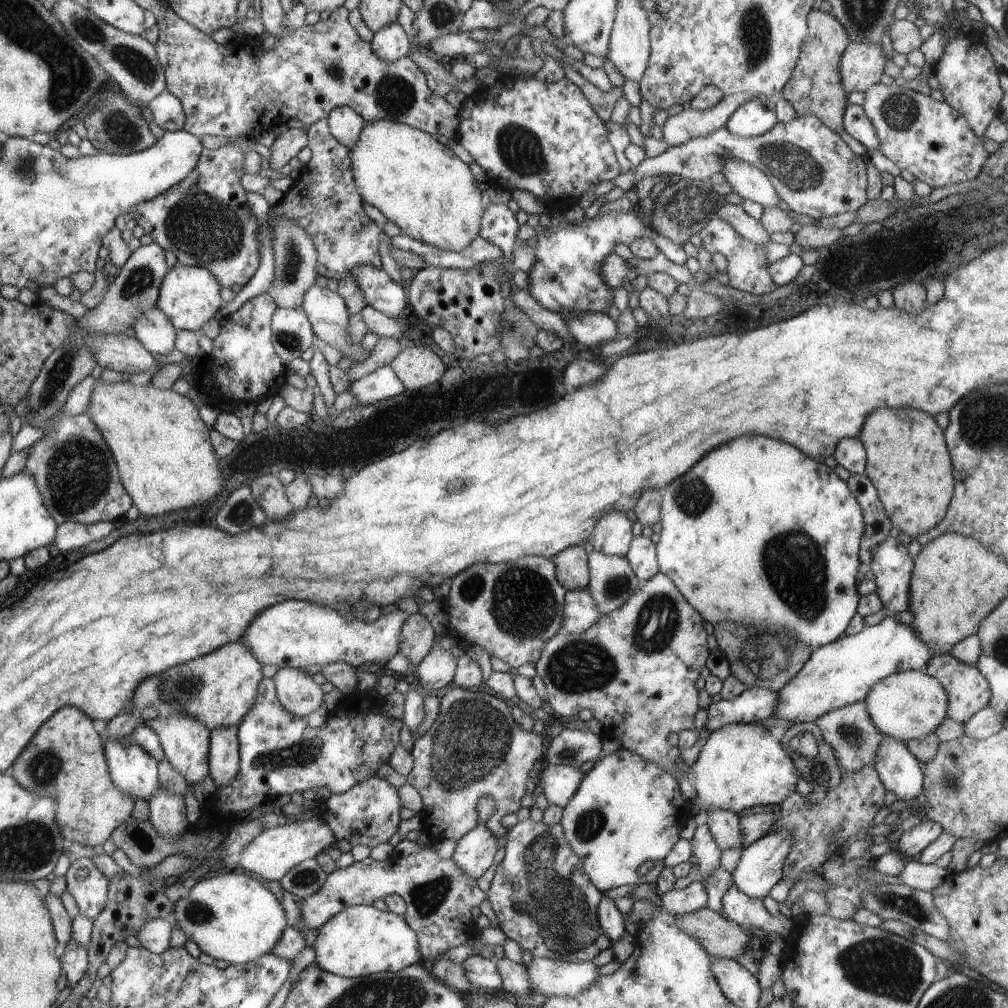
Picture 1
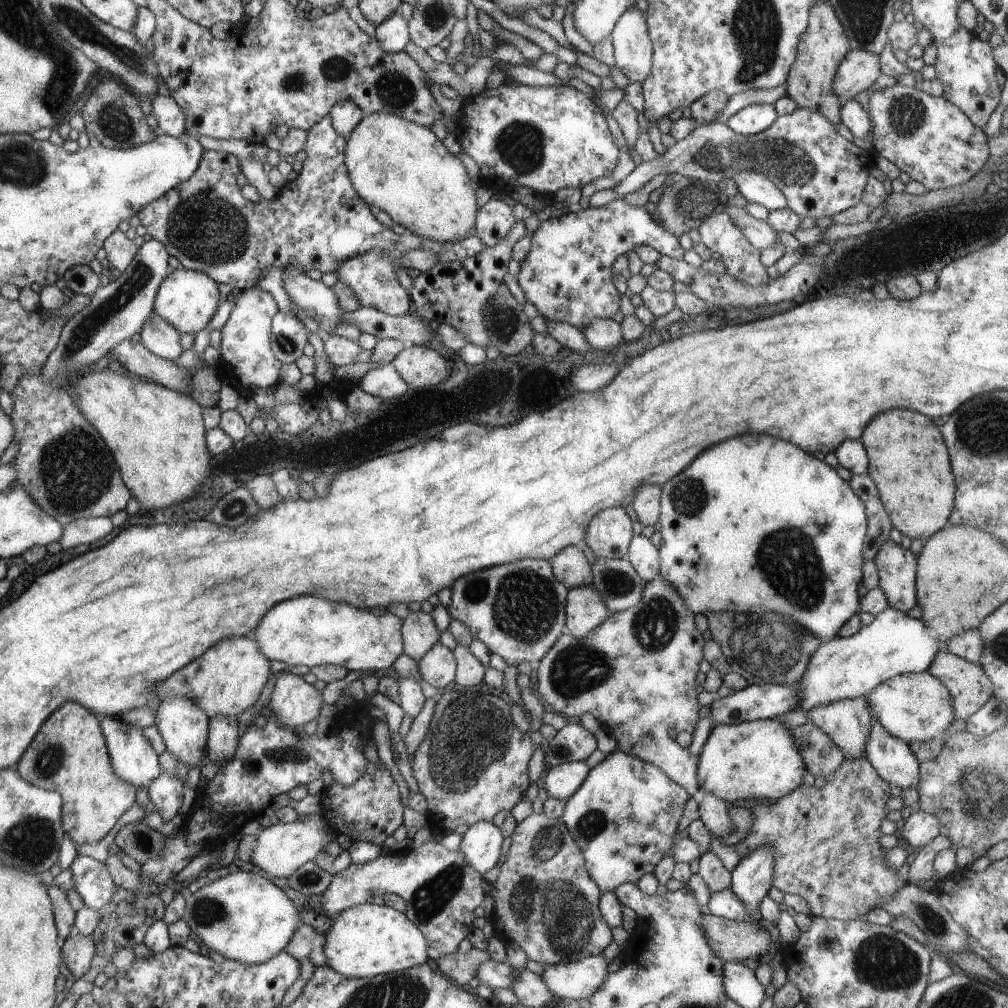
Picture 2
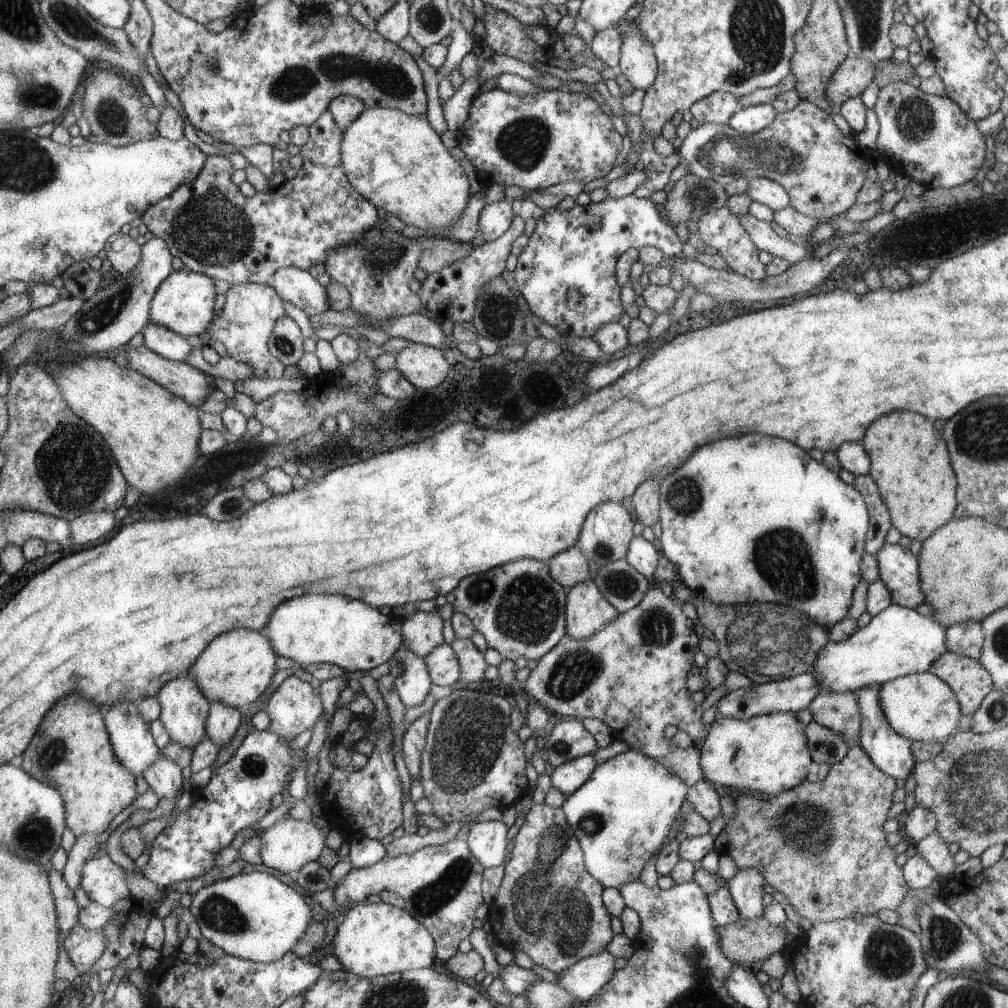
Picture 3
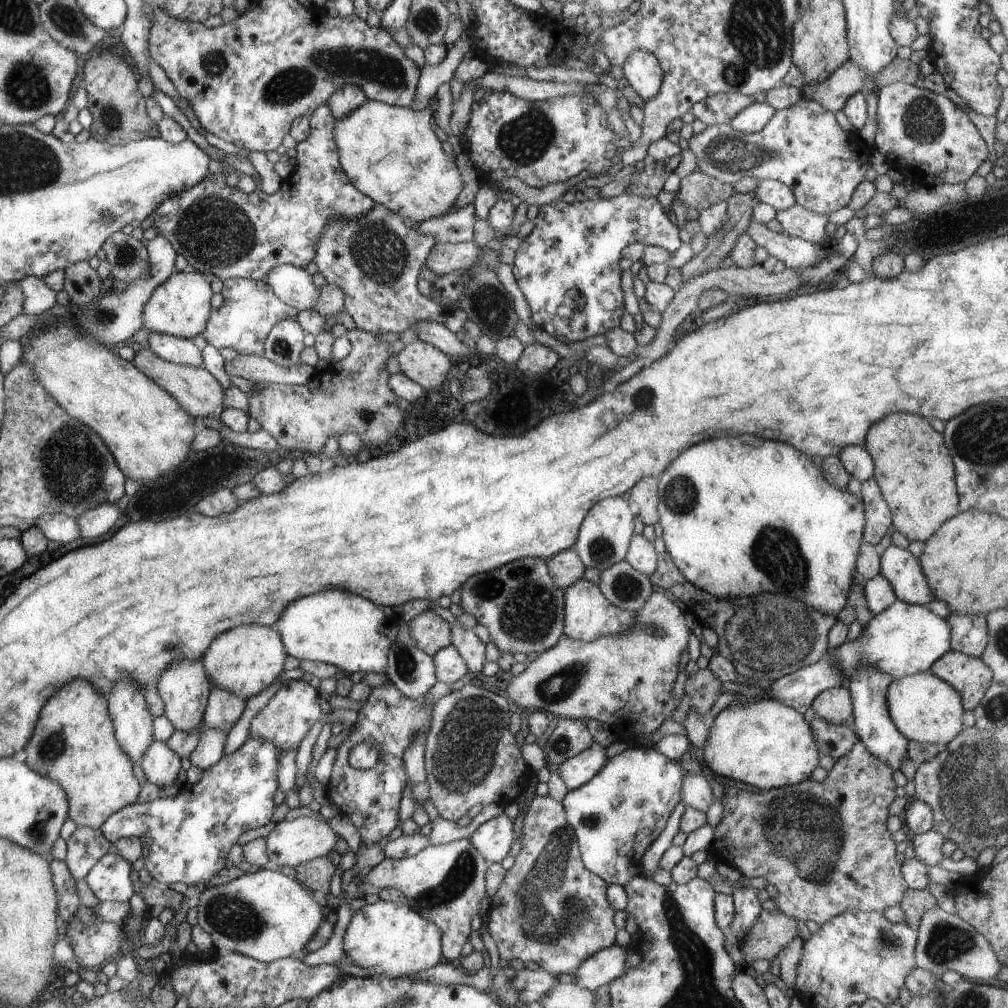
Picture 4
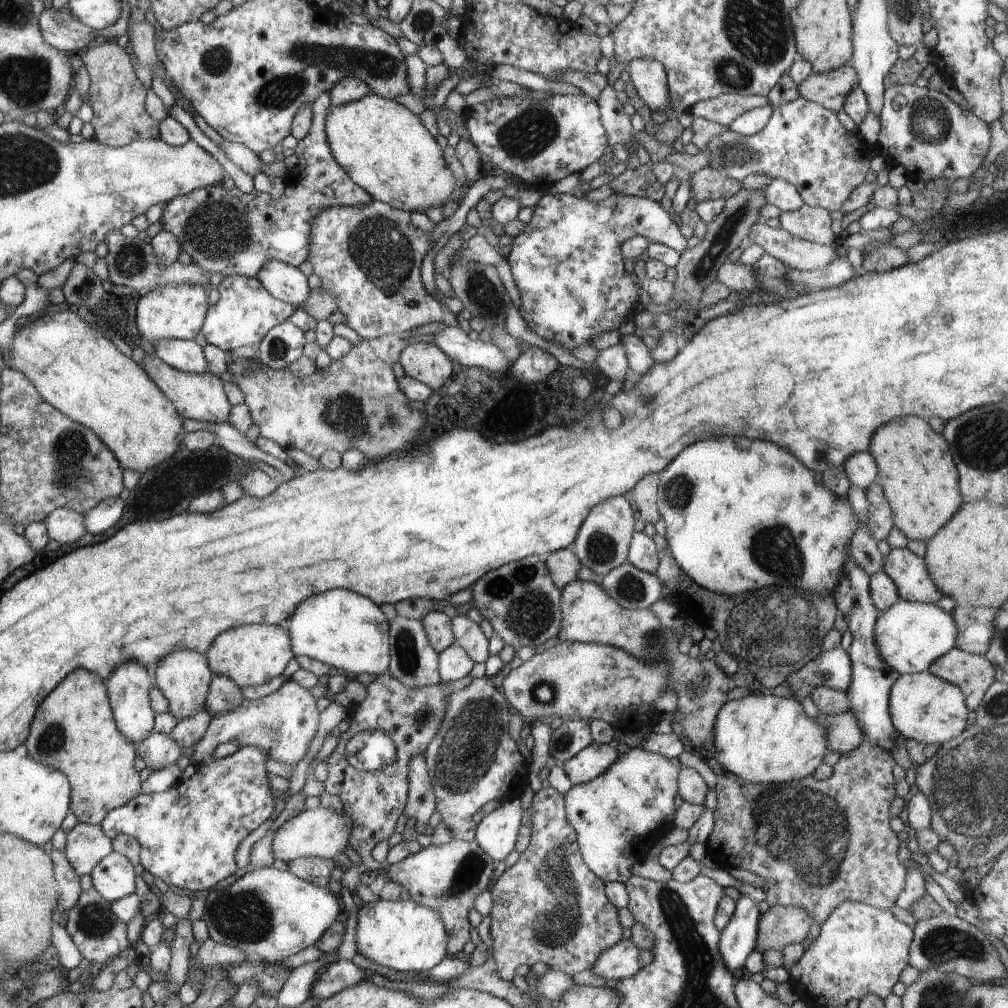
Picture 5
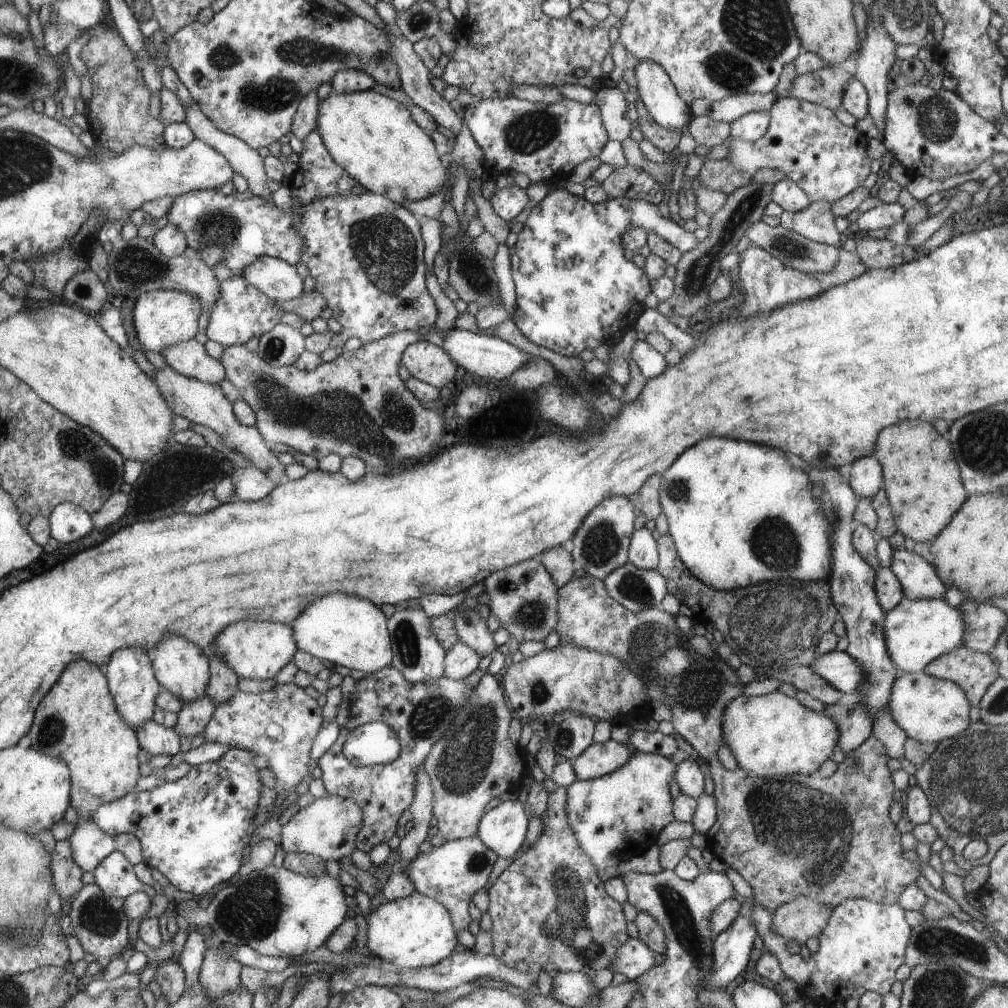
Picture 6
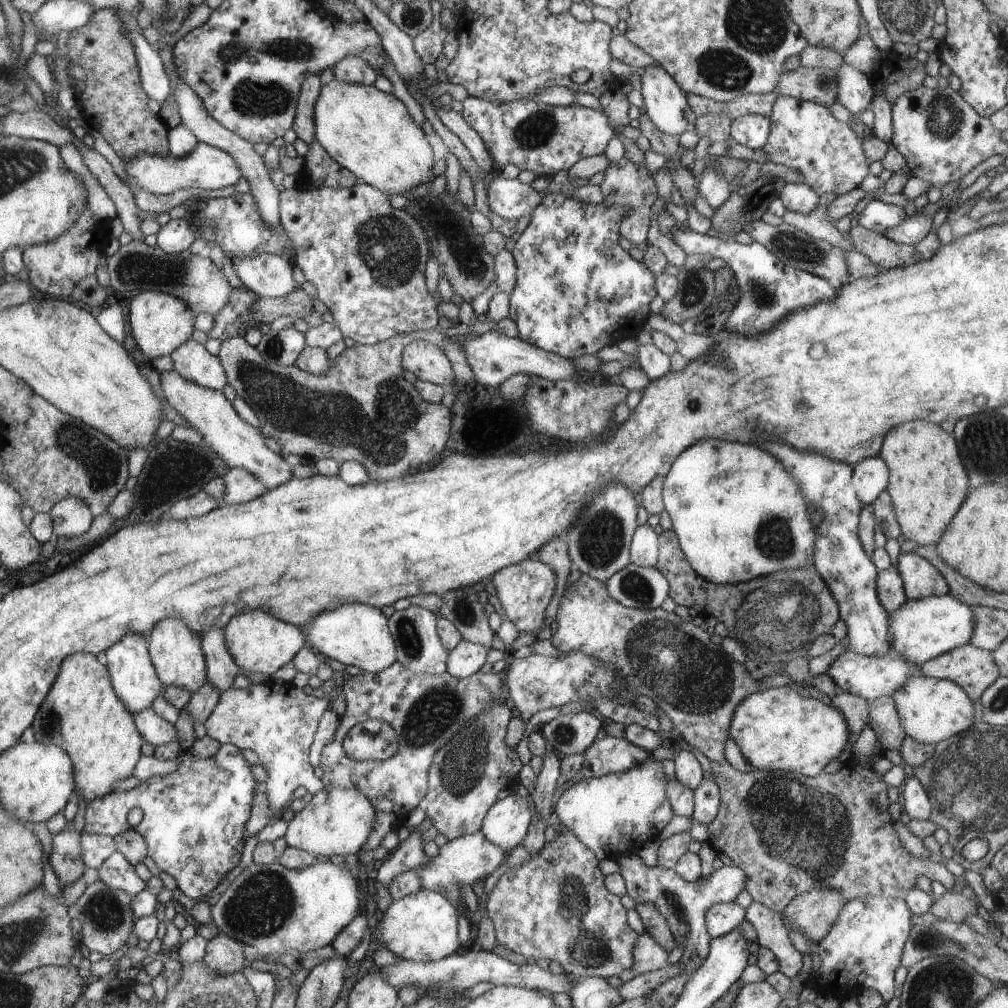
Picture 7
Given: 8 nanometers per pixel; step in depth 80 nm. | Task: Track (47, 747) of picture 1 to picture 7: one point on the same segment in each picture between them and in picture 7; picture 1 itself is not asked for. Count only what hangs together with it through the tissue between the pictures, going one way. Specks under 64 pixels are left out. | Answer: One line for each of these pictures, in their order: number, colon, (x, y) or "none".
2: (70, 757)
3: (73, 754)
4: (75, 746)
5: (75, 732)
6: (78, 721)
7: (83, 714)

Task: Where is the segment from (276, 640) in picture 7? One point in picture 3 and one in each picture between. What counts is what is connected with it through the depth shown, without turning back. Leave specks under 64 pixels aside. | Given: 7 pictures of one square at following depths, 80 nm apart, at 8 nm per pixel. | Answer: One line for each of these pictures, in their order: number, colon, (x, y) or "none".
3: (235, 669)
4: (245, 660)
5: (250, 655)
6: (258, 650)

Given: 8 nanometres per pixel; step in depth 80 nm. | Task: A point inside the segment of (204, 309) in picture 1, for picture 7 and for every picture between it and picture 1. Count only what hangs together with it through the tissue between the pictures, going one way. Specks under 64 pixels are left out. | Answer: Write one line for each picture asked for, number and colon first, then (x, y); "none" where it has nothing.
2: (187, 299)
3: (185, 302)
4: (180, 306)
5: (176, 311)
6: (162, 318)
7: (160, 323)

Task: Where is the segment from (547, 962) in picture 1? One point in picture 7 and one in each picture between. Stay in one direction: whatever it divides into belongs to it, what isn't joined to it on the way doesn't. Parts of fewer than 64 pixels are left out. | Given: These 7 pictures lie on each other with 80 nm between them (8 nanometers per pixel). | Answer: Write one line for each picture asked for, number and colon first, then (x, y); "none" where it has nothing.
2: (577, 980)
3: (583, 980)
4: (600, 969)
5: (621, 961)
6: (634, 958)
7: (649, 956)

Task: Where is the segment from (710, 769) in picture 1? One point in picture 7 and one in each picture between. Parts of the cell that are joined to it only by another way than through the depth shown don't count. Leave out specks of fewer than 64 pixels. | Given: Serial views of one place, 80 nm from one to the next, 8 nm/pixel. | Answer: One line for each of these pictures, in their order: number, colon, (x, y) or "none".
2: (758, 759)
3: (766, 755)
4: (763, 745)
5: (765, 739)
6: (774, 735)
7: (779, 730)

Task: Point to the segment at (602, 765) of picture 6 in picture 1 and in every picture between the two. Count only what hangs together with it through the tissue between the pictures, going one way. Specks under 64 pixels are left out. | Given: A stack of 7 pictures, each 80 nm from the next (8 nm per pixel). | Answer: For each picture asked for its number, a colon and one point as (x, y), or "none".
1: (558, 783)
2: (561, 781)
3: (568, 777)
4: (576, 771)
5: (595, 759)

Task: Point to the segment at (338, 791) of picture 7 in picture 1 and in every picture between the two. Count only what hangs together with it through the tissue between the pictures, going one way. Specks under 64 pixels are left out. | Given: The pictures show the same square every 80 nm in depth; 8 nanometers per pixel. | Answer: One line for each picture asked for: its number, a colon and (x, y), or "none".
1: (274, 851)
2: (280, 849)
3: (288, 845)
4: (291, 842)
5: (321, 832)
6: (328, 828)

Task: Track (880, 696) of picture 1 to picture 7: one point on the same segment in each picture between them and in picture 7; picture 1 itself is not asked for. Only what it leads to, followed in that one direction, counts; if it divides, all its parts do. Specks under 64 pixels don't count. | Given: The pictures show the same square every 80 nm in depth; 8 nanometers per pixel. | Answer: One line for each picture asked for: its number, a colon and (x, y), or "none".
2: (913, 706)
3: (921, 707)
4: (924, 708)
5: (925, 708)
6: (929, 710)
7: (931, 710)

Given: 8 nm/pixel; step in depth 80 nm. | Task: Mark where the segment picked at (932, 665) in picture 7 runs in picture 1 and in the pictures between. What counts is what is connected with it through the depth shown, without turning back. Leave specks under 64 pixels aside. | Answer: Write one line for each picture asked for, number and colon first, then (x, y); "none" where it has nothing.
1: (968, 691)
2: (970, 688)
3: (968, 679)
4: (968, 675)
5: (973, 674)
6: (974, 672)

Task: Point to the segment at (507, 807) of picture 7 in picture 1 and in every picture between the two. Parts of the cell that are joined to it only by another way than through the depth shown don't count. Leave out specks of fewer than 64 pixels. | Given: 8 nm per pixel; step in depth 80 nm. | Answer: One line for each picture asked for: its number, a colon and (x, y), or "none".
1: (476, 850)
2: (482, 844)
3: (488, 841)
4: (493, 839)
5: (497, 834)
6: (503, 829)

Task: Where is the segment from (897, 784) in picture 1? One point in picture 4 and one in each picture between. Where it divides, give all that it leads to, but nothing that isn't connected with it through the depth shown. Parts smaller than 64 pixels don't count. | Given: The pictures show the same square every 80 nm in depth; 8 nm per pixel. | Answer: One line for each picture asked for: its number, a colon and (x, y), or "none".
2: (892, 758)
3: (891, 753)
4: (873, 726)

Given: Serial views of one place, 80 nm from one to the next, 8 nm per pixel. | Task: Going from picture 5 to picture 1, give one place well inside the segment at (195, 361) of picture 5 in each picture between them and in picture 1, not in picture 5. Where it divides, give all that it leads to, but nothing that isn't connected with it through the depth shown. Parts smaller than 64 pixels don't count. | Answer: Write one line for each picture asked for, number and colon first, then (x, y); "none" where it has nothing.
1: (153, 328)
2: (161, 338)
3: (158, 338)
4: (178, 350)

